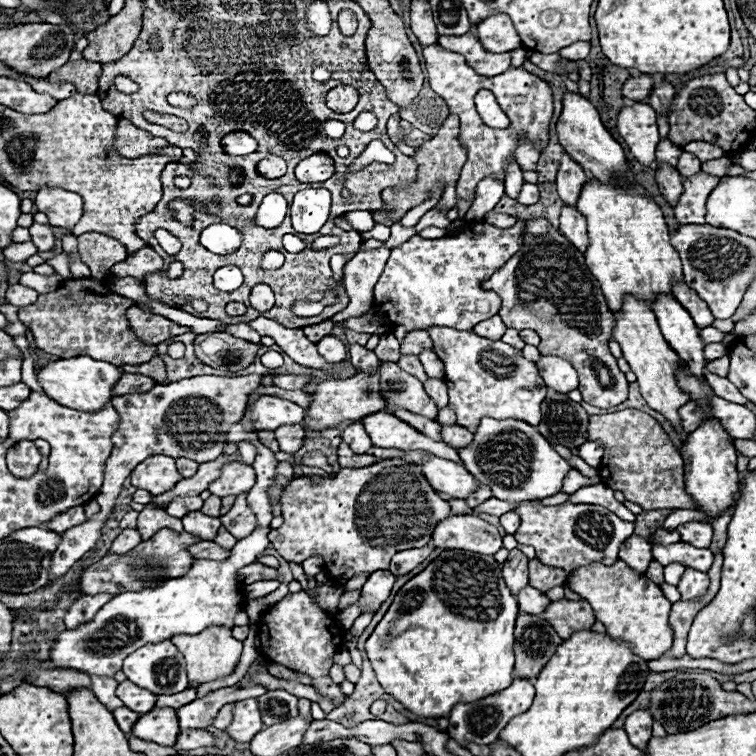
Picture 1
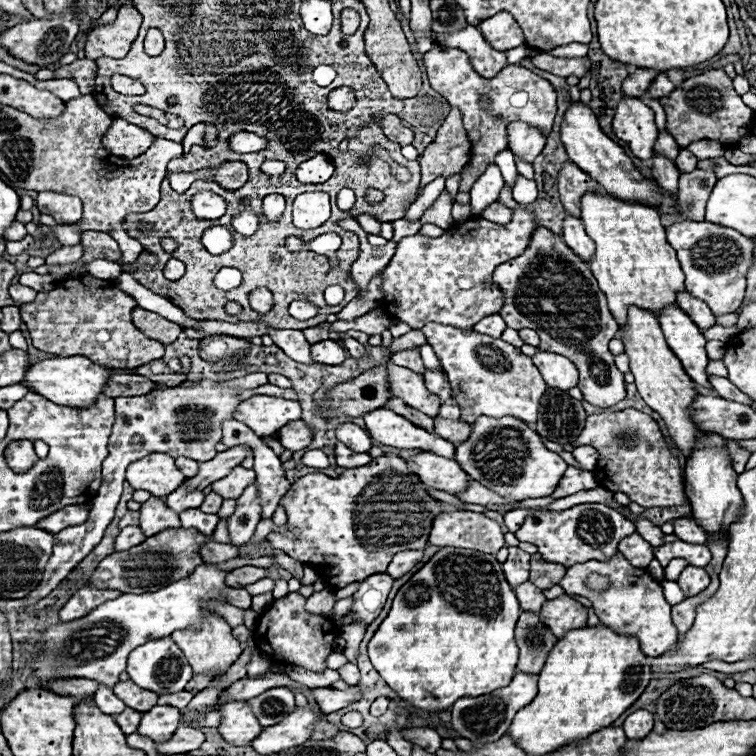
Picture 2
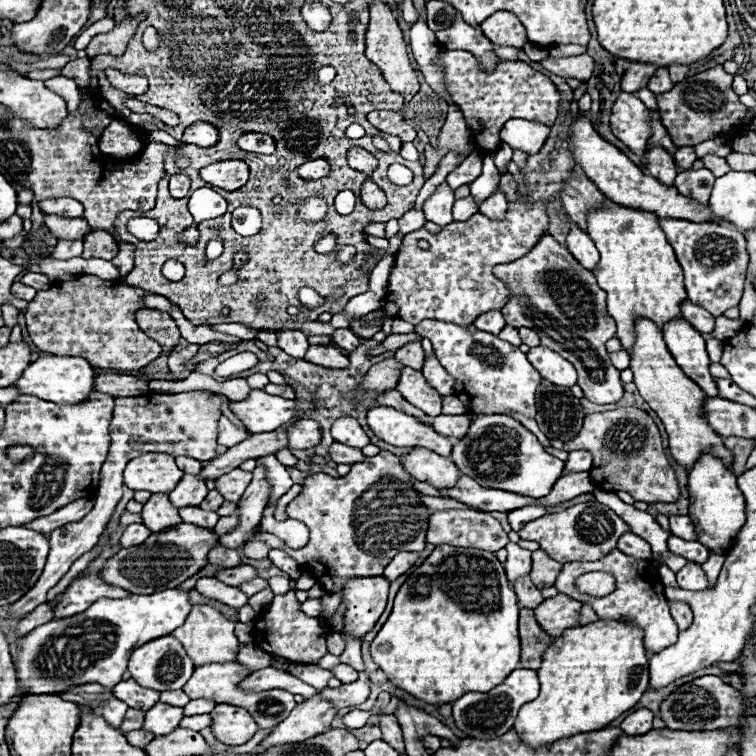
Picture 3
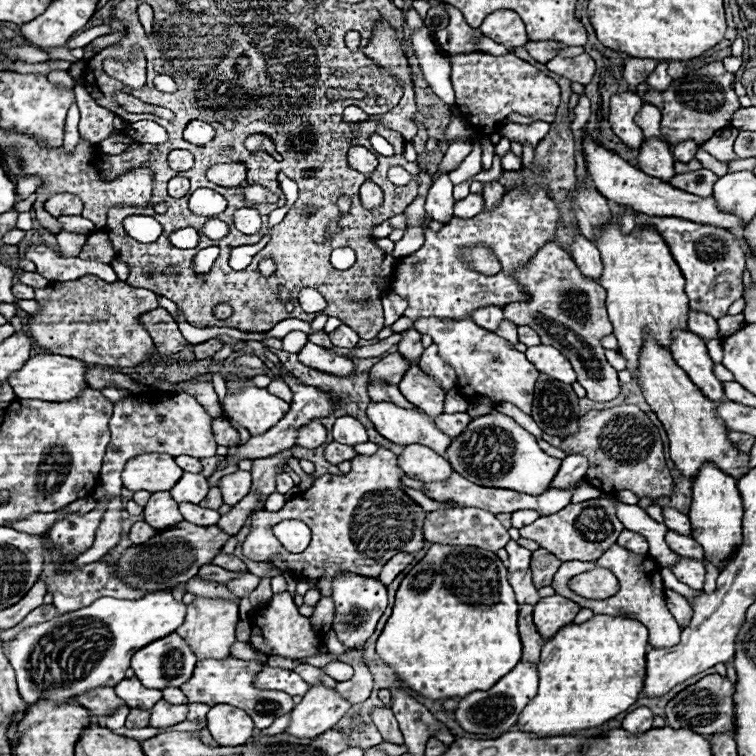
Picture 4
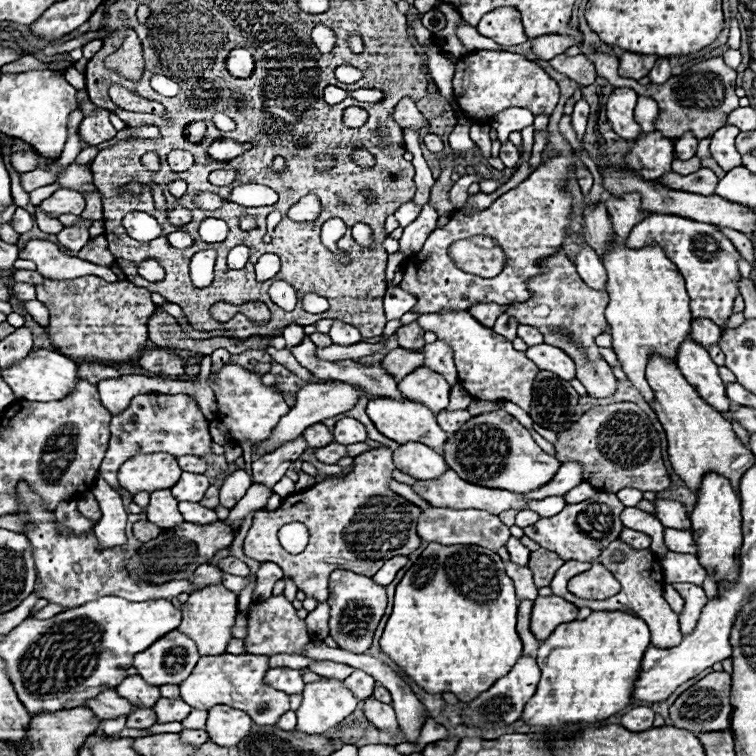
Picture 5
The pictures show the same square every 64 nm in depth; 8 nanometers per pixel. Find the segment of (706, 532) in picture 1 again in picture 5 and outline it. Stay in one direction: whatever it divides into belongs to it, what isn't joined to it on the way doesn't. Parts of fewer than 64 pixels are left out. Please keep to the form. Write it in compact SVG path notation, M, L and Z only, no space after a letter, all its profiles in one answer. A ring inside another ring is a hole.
M656 498L654 506L656 506L656 516L664 526L668 526L668 528L690 528L690 518L686 514L686 508L680 502Z

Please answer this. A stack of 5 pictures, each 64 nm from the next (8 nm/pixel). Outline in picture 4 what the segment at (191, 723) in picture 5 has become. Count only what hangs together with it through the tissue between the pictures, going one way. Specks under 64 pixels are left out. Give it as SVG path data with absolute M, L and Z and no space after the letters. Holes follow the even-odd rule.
M192 704L190 706L190 712L188 712L188 720L192 720L192 722L202 722L202 720L206 720L206 714L208 714L208 706L204 704Z

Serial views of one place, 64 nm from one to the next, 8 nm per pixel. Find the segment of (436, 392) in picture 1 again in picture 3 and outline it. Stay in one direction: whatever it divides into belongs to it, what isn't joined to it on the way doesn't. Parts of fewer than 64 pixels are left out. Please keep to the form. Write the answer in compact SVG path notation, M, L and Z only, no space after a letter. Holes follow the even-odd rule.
M432 352L430 356L426 356L424 366L422 366L422 374L426 376L426 380L428 380L442 396L452 394L454 378L446 372L446 368L442 368L442 364L438 362L438 358L436 358L434 352Z

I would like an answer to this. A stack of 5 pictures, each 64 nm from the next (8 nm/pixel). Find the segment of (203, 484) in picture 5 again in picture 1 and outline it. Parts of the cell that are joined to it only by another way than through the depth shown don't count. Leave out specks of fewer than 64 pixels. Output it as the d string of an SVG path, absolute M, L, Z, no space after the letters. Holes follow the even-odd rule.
M174 496L174 500L170 500L170 504L166 506L166 512L170 512L170 516L182 518L186 516L186 512L194 512L202 508L202 498L200 496Z

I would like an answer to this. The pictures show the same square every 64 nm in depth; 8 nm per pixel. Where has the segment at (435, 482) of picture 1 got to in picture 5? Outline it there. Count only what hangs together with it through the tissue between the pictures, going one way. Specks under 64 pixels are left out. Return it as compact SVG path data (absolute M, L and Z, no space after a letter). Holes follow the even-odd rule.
M420 442L400 444L400 448L394 450L394 466L416 480L432 480L446 472L442 454Z

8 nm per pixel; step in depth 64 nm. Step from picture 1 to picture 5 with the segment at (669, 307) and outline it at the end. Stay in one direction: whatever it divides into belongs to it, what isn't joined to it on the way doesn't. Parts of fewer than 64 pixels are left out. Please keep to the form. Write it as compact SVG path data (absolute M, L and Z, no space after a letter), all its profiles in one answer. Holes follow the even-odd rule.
M686 340L678 350L676 360L680 372L688 380L690 386L694 386L706 404L710 404L716 412L726 414L730 400L726 396L724 382L718 376L718 366L708 356L708 350L696 344L694 340Z

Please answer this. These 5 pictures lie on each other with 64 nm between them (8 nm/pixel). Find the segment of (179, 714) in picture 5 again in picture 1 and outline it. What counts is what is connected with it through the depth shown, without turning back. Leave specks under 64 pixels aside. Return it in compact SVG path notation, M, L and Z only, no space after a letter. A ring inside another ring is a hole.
M154 706L150 712L142 714L132 728L132 736L156 742L160 746L172 746L178 736L178 714L174 708Z

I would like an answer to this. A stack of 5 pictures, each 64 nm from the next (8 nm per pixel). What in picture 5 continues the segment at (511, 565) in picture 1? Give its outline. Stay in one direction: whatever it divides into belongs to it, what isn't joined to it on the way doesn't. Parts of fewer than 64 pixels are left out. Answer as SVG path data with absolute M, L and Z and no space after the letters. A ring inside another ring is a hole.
M510 538L506 544L508 552L510 552L510 560L514 560L514 564L526 564L526 560L530 558L530 550L518 540L518 538Z

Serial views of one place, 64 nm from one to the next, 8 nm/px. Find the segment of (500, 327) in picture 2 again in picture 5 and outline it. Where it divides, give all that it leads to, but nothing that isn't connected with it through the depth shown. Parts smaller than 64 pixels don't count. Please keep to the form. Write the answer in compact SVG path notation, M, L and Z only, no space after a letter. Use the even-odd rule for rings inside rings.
M472 304L468 308L468 312L484 326L492 328L494 326L494 320L502 314L502 308L498 304Z

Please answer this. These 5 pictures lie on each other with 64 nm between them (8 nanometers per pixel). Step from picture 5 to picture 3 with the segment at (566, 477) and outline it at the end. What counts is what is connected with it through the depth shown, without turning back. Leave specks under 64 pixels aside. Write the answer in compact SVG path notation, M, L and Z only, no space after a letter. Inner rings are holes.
M574 450L574 452L570 452L568 460L564 462L562 476L574 474L574 472L588 472L590 468L592 468L592 456L590 456L590 452L586 452L586 450Z

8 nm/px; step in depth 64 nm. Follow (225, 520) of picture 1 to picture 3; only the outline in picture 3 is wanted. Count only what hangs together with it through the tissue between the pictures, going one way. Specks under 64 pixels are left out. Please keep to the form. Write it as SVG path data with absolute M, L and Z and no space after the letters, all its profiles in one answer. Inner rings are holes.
M258 462L254 468L254 478L248 484L242 500L238 502L240 508L240 524L234 532L224 534L220 538L220 544L224 548L238 548L246 542L246 538L256 530L258 522L262 520L264 506L268 504L272 492L272 484L266 480L266 468Z

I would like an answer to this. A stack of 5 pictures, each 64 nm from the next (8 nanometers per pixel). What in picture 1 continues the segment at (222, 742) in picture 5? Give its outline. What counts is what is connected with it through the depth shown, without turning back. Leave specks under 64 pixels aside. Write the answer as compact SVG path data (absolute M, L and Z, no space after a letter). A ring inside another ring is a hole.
M240 700L234 704L232 722L226 728L226 734L236 742L250 742L254 734L264 728L258 712L256 700Z

